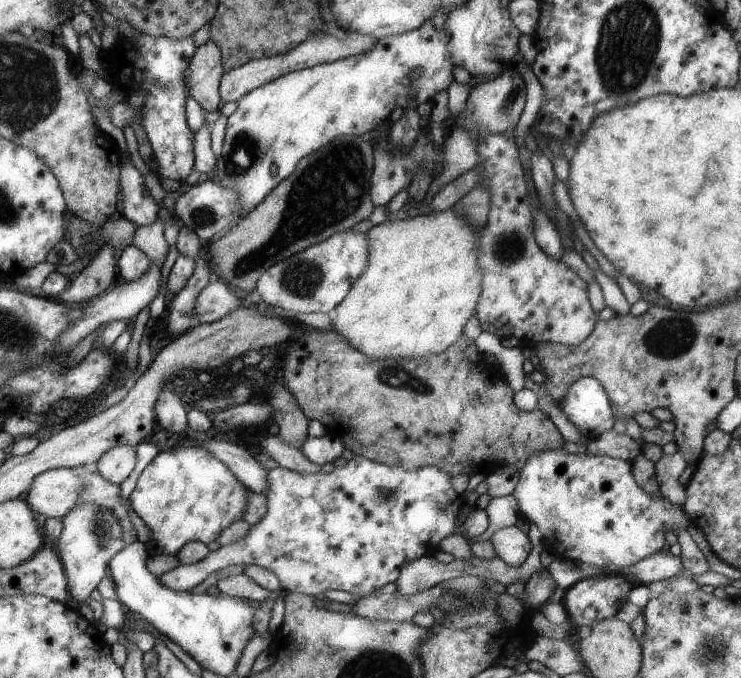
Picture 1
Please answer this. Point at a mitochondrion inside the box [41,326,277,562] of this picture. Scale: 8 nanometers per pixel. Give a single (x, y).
(103, 534)

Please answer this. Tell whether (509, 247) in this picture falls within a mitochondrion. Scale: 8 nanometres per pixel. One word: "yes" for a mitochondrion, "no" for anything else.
yes

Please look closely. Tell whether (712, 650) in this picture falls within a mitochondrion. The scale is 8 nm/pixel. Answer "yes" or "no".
yes

